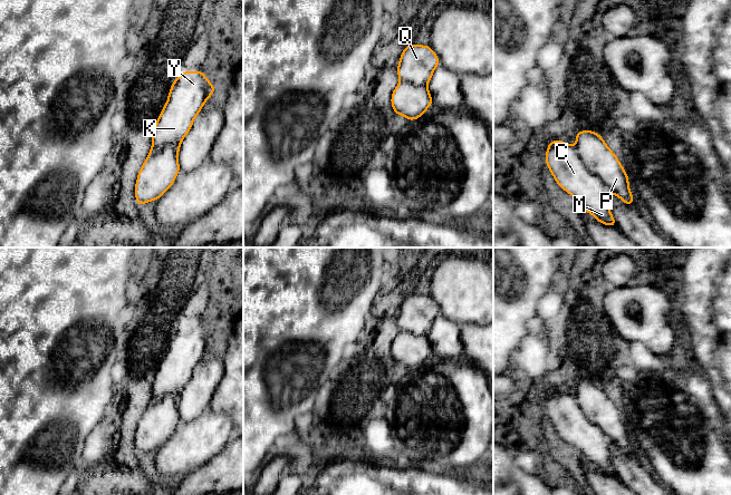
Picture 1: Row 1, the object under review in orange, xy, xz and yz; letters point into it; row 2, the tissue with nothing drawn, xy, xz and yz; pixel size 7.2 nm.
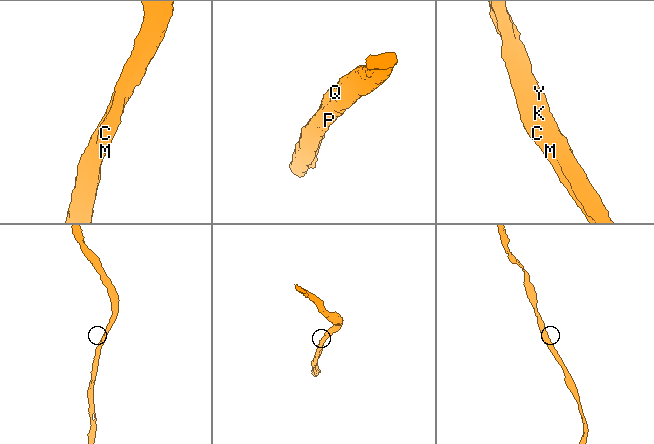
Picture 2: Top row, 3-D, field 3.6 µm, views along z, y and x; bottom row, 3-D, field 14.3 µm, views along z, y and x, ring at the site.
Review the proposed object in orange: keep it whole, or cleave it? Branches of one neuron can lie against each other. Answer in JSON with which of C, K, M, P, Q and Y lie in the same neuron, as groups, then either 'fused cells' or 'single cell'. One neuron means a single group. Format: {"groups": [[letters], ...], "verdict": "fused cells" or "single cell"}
{"groups": [["C", "K", "M", "P", "Q", "Y"]], "verdict": "single cell"}

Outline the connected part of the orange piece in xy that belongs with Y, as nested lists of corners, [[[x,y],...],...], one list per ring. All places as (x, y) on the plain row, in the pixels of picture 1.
[[[201,320],[182,322],[173,331],[166,353],[155,373],[151,401],[142,415],[135,433],[135,448],[138,456],[160,449],[175,431],[180,423],[177,408],[180,395],[190,381],[195,367],[201,361],[205,351],[214,341],[214,334],[209,331]]]

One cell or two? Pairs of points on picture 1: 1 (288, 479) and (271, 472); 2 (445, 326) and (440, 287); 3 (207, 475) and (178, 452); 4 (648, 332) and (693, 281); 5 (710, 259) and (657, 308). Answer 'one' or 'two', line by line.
1: two
2: two
3: two
4: two
5: two

